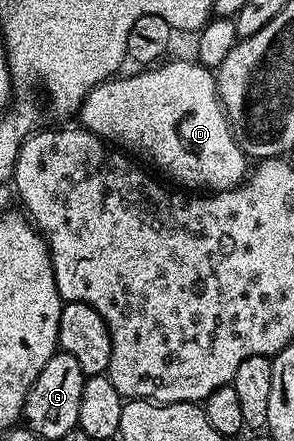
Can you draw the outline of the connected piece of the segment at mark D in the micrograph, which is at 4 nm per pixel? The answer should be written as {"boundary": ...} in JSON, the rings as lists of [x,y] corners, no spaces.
{"boundary":[[[196,60],[170,61],[94,86],[82,101],[81,129],[131,155],[139,154],[134,156],[143,163],[151,162],[155,171],[163,170],[168,177],[195,186],[195,191],[217,192],[239,186],[247,177],[248,159],[234,139],[226,109],[218,99],[215,71]]]}

